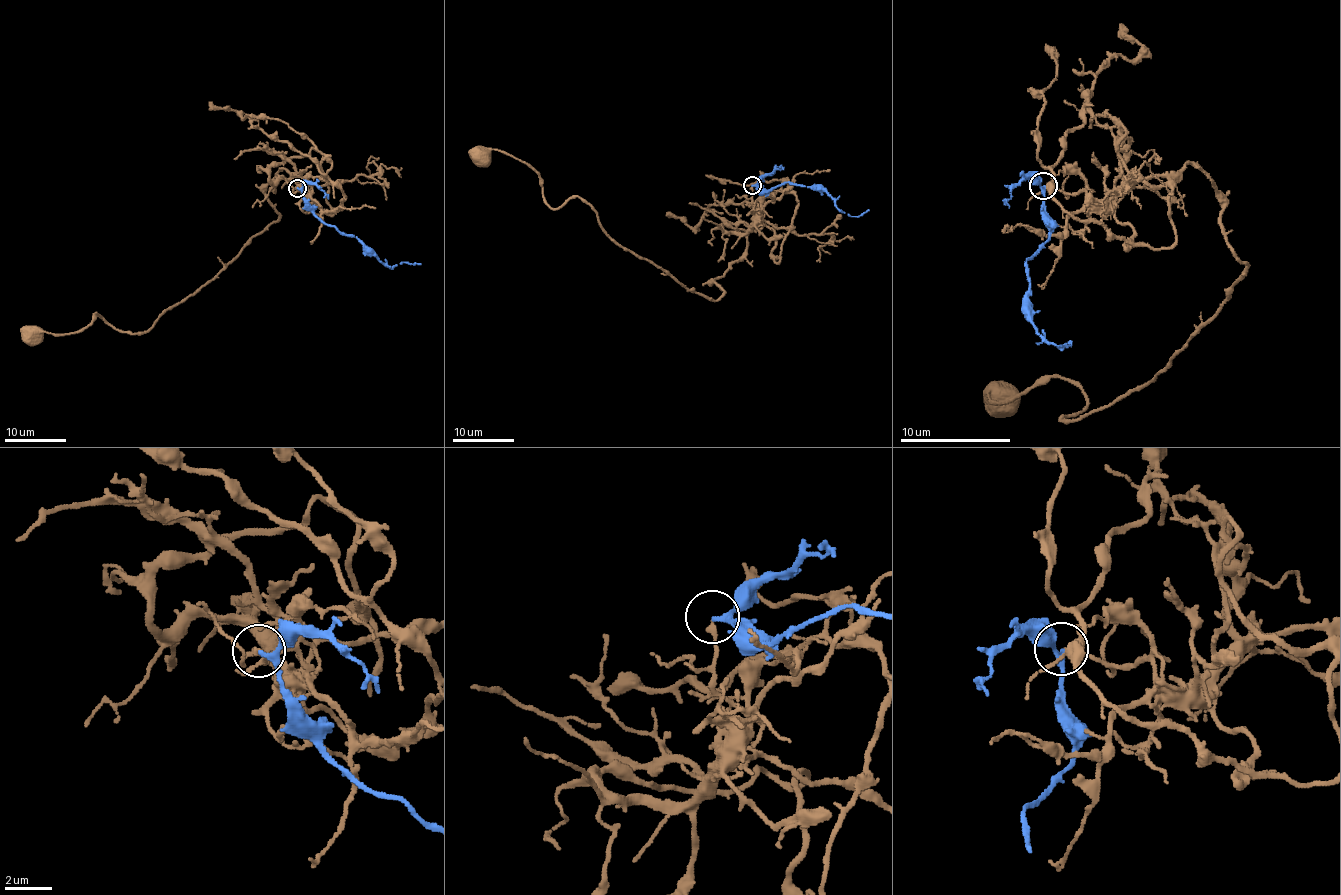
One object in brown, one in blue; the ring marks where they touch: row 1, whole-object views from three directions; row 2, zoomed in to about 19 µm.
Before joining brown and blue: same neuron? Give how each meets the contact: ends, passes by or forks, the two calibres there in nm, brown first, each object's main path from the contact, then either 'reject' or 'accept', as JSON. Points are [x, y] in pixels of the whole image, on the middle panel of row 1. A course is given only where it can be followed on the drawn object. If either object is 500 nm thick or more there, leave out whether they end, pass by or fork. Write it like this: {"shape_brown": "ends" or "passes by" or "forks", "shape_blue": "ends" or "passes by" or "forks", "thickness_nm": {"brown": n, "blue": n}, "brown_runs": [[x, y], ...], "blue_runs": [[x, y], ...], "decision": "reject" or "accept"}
{"shape_brown": "ends", "shape_blue": "passes by", "thickness_nm": {"brown": 220, "blue": 180}, "brown_runs": [[752, 186], [759, 221], [710, 300], [620, 246], [580, 198], [550, 208], [523, 162], [493, 149], [480, 157]], "blue_runs": [[752, 184], [768, 192], [788, 182], [827, 192], [839, 209], [851, 216], [859, 216], [868, 210]], "decision": "reject"}

